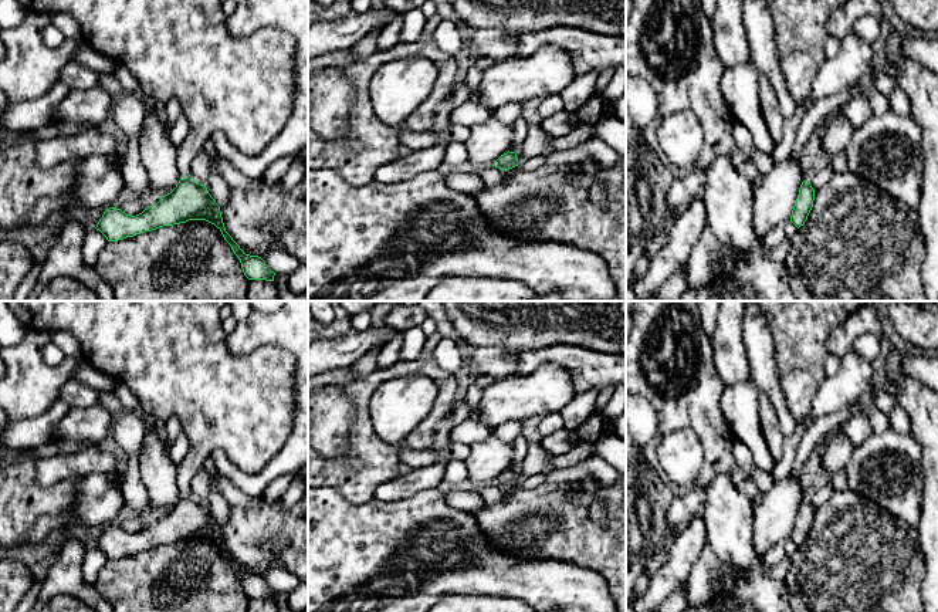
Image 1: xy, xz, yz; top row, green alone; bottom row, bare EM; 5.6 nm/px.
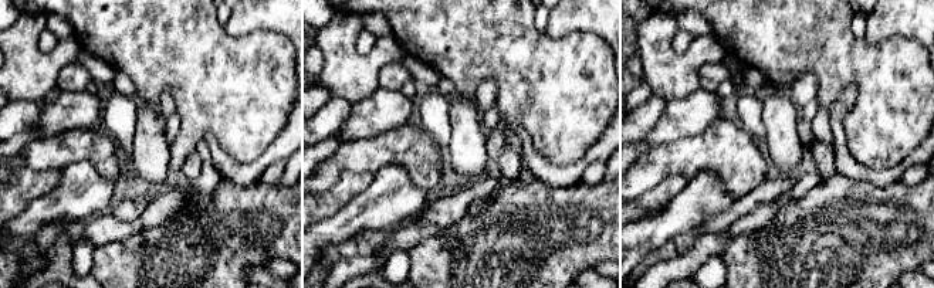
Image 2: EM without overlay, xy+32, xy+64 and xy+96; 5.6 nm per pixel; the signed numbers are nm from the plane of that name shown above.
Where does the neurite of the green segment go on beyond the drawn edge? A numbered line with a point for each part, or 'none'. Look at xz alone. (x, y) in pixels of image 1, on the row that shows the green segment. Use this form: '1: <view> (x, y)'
none

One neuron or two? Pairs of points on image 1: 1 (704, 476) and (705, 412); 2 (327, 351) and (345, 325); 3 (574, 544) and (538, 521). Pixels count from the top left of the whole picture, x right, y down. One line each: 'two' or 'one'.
1: one
2: two
3: one

